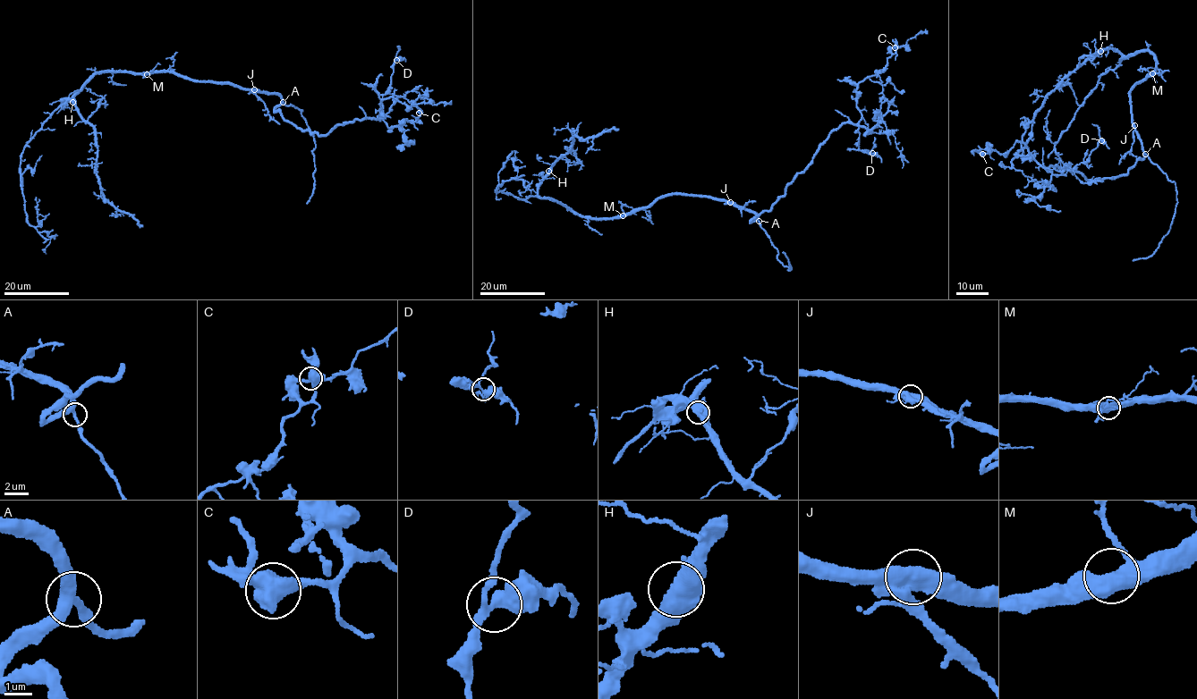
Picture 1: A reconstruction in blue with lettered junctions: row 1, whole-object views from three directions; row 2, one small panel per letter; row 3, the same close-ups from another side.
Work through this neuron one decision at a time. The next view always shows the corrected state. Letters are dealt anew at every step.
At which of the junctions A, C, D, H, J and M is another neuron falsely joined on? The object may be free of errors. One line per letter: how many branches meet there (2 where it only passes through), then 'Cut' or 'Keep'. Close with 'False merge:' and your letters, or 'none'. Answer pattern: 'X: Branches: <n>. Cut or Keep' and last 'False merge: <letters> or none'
A: Branches: 3. Keep
C: Branches: 3. Keep
D: Branches: 3. Keep
H: Branches: 3. Keep
J: Branches: 3. Keep
M: Branches: 3. Keep
False merge: none

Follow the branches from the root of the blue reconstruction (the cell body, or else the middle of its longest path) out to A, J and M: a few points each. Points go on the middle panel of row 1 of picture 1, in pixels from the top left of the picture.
A: (709, 196), (751, 209), (759, 221)
J: (709, 196), (730, 202)
M: (709, 196), (662, 195), (649, 206), (633, 208), (623, 215)

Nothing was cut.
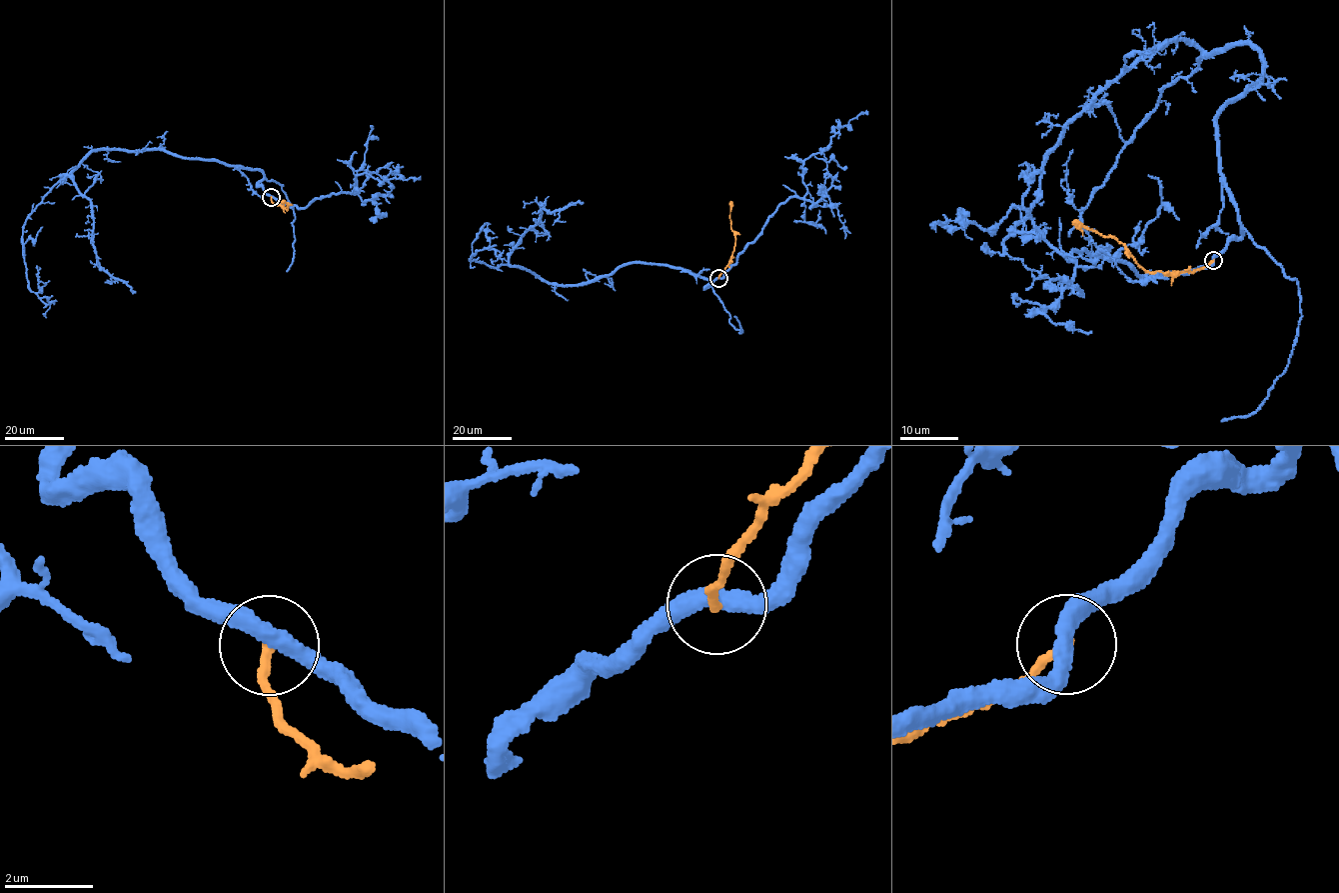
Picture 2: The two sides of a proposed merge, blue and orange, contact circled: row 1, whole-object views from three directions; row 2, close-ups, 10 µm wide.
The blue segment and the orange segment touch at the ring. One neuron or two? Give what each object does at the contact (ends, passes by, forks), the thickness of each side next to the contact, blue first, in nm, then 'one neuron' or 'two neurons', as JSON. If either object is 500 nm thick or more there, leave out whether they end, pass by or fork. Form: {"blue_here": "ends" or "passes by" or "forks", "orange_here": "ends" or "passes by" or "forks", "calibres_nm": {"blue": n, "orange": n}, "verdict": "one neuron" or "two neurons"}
{"blue_here": "passes by", "orange_here": "ends", "calibres_nm": {"blue": 380, "orange": 200}, "verdict": "two neurons"}

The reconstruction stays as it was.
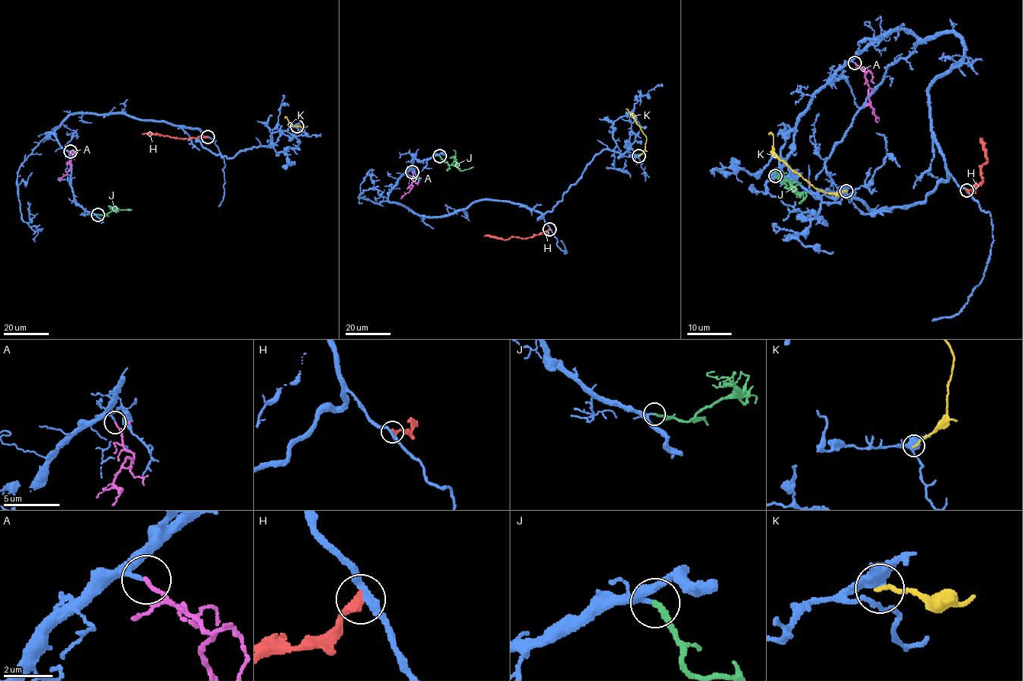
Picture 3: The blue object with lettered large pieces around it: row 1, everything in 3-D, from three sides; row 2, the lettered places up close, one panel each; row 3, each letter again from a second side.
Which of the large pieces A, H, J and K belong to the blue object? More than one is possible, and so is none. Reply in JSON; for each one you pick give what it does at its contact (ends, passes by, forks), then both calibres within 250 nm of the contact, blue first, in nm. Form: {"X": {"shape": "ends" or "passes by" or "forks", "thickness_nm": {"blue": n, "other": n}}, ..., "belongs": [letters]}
{"A": {"shape": "ends", "thickness_nm": {"blue": 180, "other": 150}}, "J": {"shape": "ends", "thickness_nm": {"blue": 200, "other": 240}}, "belongs": ["A", "J"]}

